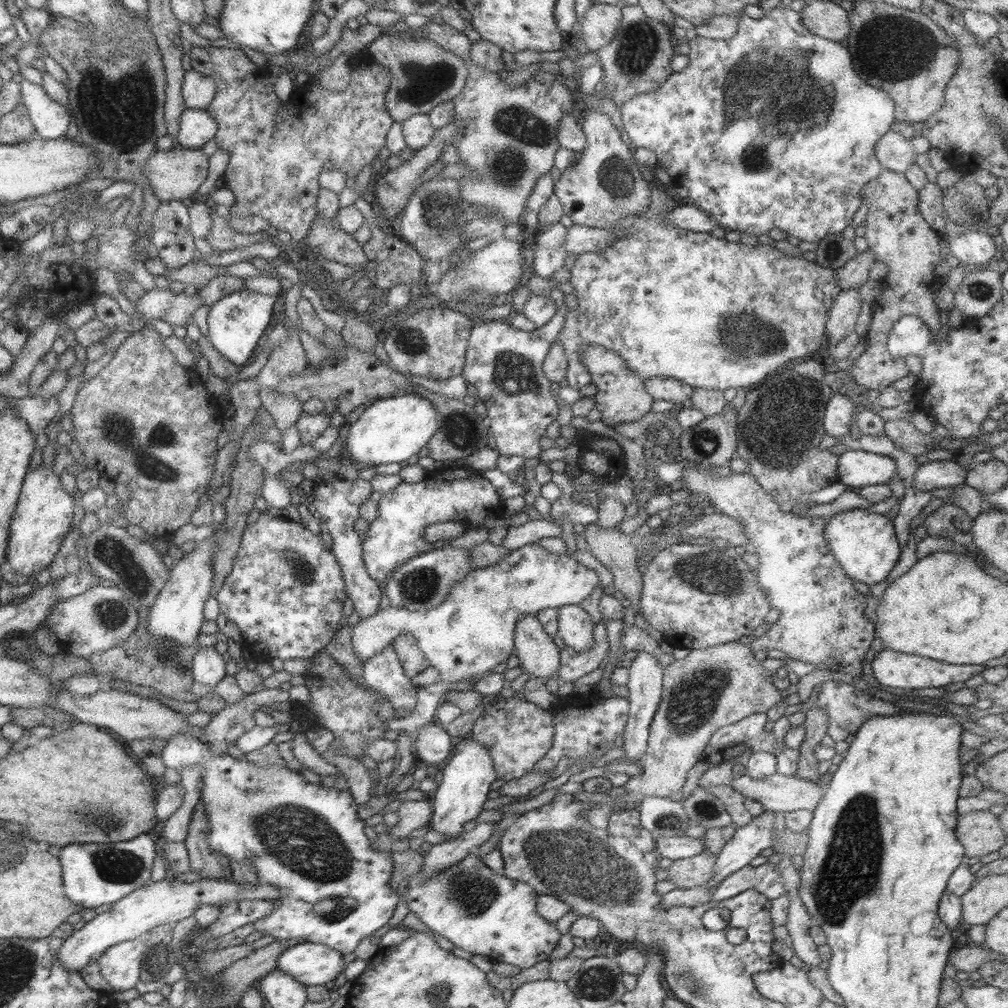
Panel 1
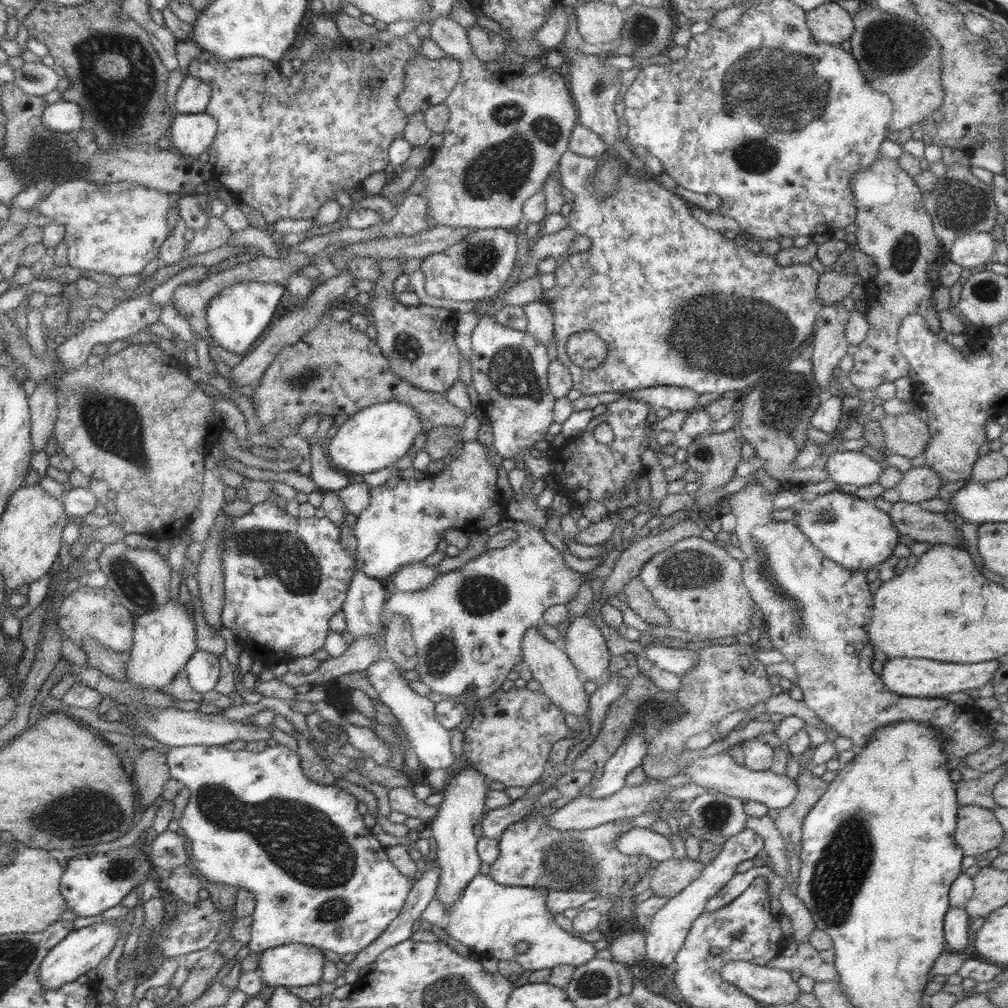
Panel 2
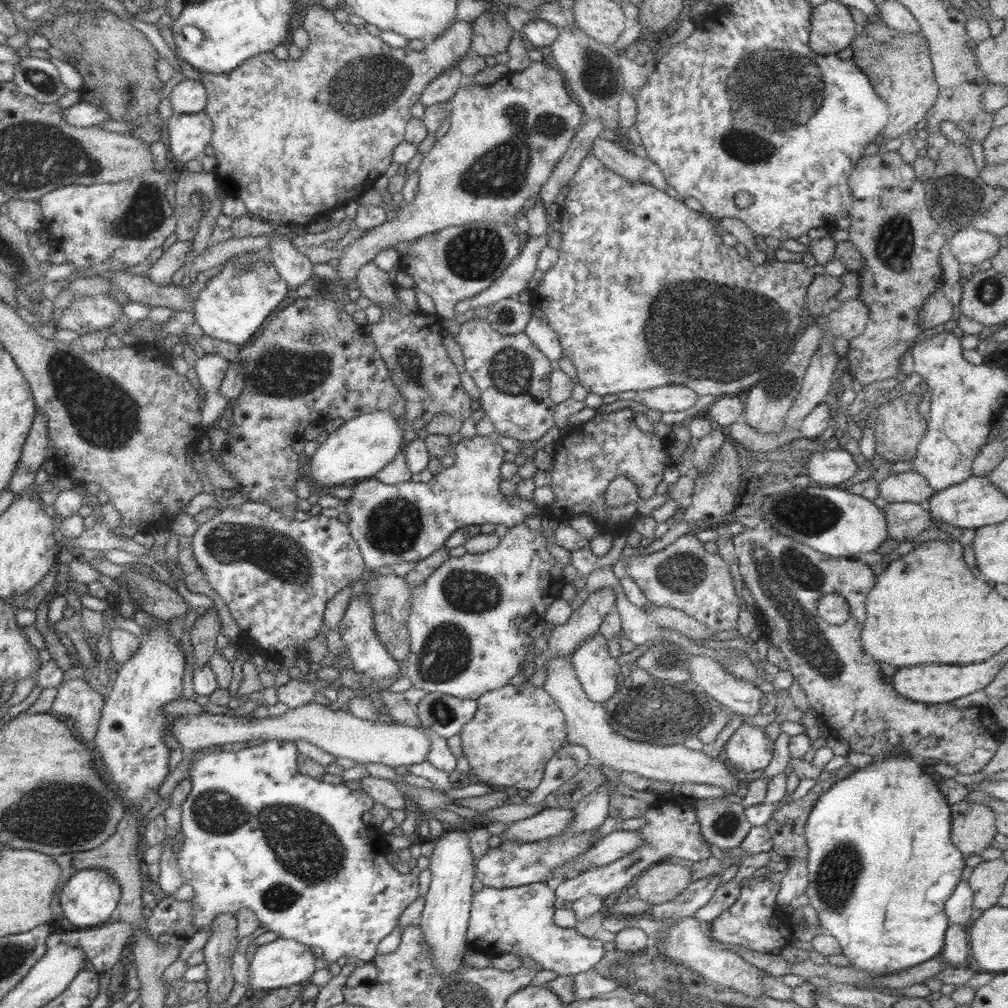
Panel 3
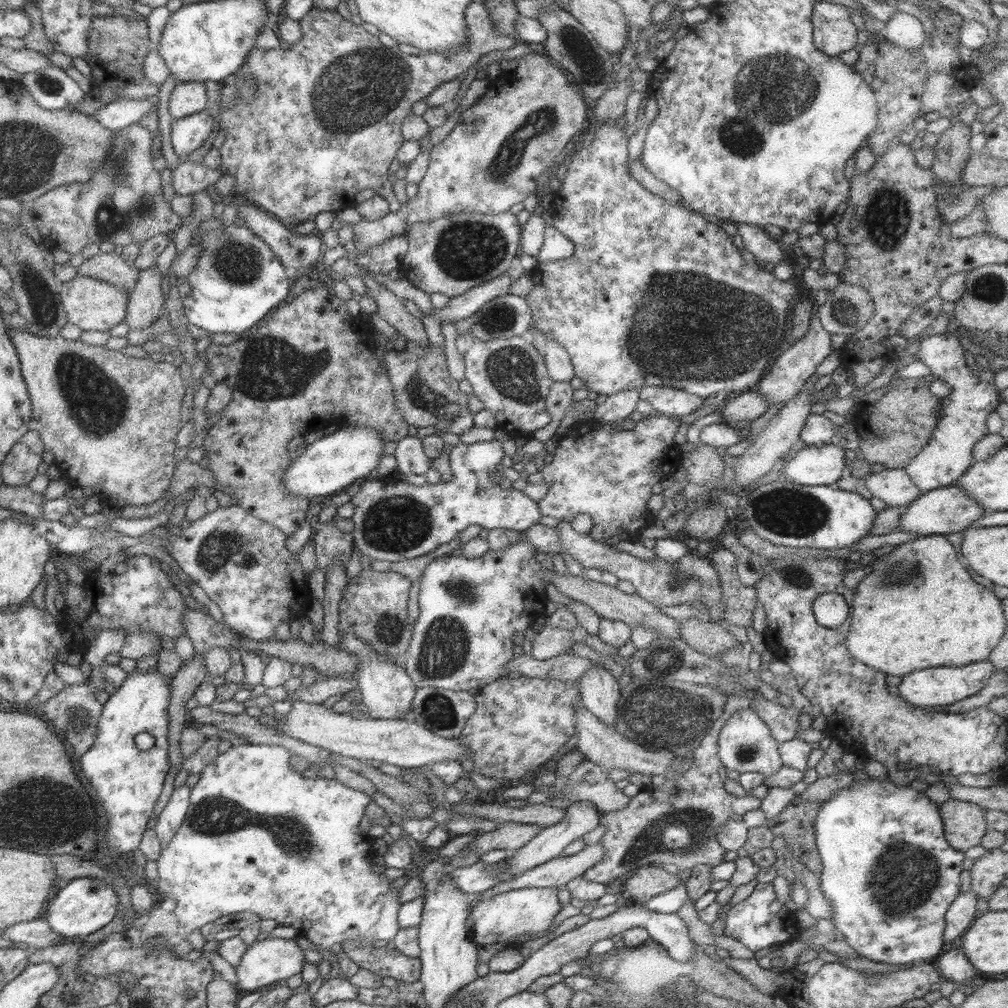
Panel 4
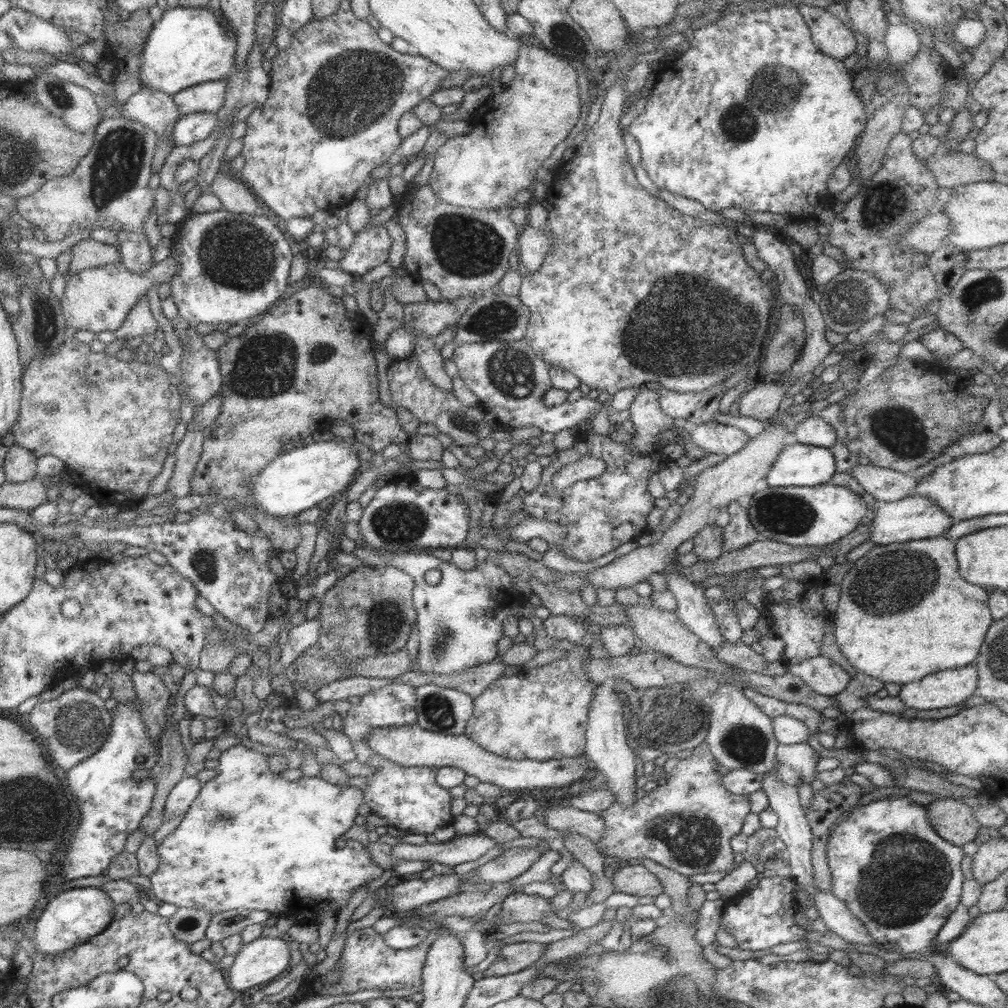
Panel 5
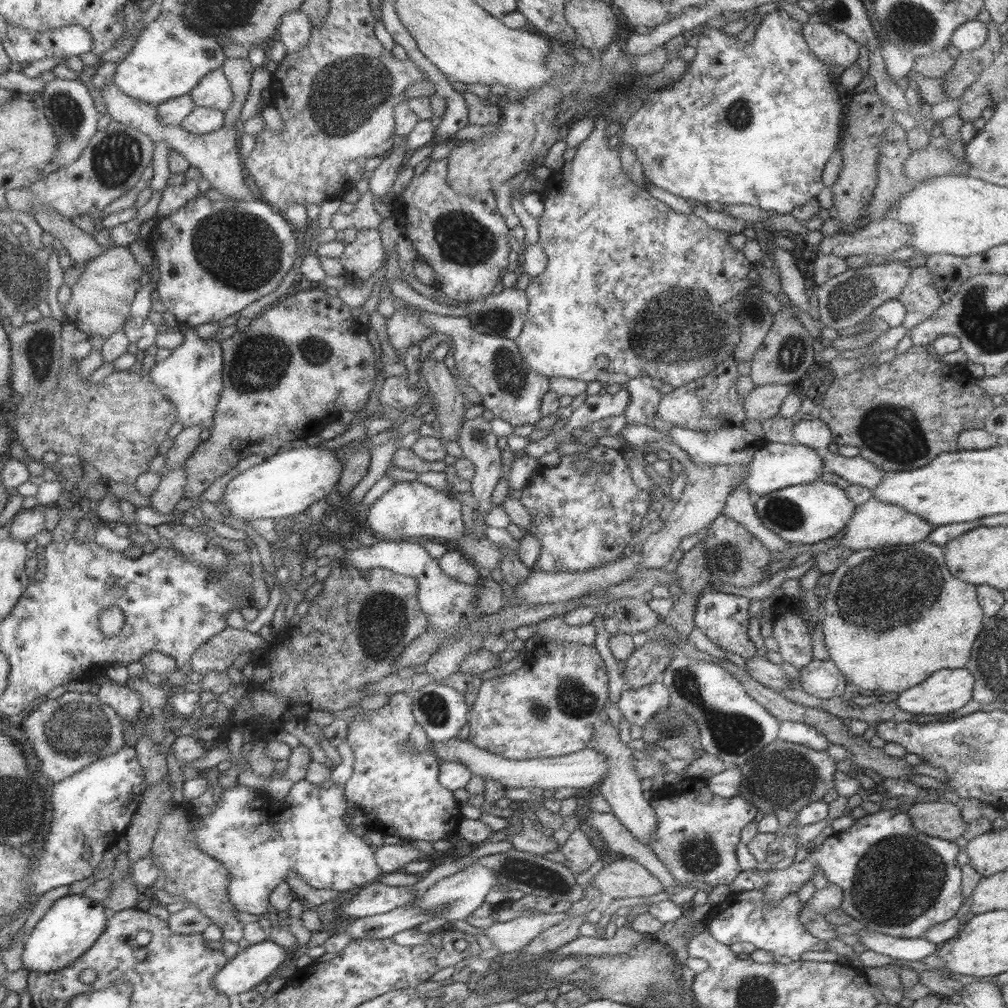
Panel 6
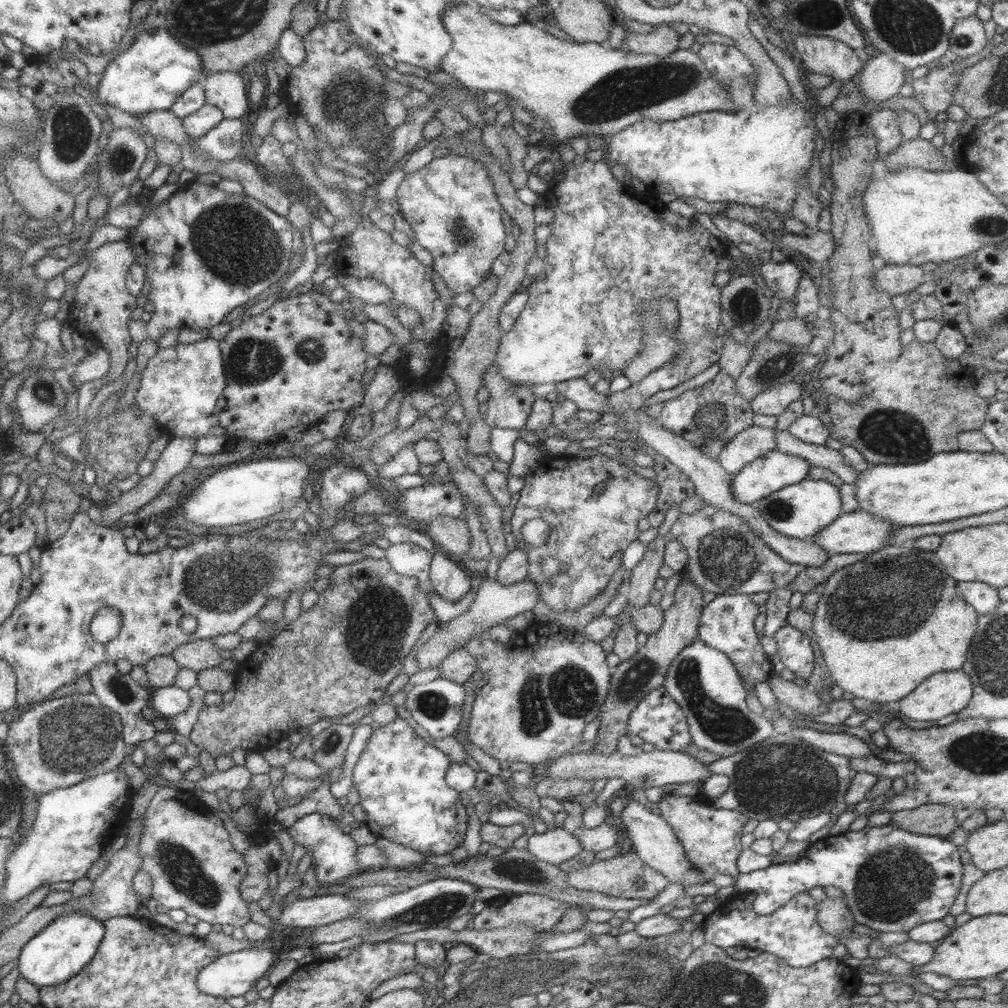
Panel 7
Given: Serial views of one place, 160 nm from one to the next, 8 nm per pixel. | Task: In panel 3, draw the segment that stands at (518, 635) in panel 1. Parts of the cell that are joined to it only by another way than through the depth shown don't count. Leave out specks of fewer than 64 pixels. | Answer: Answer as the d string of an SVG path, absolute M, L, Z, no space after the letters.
M553 656L544 667L546 675L542 687L563 713L567 744L578 744L585 748L595 764L609 766L620 772L635 772L653 781L719 786L725 793L740 788L739 781L727 770L721 757L713 758L700 750L689 750L682 743L658 745L637 742L615 733L607 722L602 704L587 698L569 658Z

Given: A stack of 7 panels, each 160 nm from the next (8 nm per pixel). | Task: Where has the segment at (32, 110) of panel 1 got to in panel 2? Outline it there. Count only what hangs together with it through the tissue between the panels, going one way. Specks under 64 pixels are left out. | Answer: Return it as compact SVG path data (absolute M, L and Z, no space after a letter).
M60 98L47 103L40 114L42 125L51 132L71 132L81 126L81 108L74 102Z

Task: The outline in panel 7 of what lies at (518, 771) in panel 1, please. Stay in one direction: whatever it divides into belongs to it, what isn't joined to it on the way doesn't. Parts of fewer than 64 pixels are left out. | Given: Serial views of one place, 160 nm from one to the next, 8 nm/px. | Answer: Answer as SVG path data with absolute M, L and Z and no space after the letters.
M552 619L543 626L539 628L533 628L533 630L521 629L518 632L514 632L511 636L512 641L509 644L496 644L491 643L490 640L480 640L480 639L469 639L464 645L465 650L475 658L477 661L477 668L479 672L482 673L482 678L487 680L485 685L485 690L478 692L472 702L472 708L470 710L470 715L468 716L468 724L466 726L466 736L468 740L473 743L477 748L480 748L483 752L489 754L493 758L500 760L502 762L526 762L527 764L535 765L544 760L556 759L564 752L575 748L581 740L581 732L583 732L583 727L587 722L595 719L600 713L602 704L606 699L606 694L609 690L609 680L611 675L611 668L608 668L605 664L606 654L601 649L598 642L593 642L588 638L583 638L581 634L573 632L564 628L557 628Z

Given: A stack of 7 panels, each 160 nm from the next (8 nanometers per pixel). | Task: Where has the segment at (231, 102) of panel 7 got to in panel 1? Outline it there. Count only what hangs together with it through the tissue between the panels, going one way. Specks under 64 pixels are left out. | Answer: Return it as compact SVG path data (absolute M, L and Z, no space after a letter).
M196 70L184 71L181 94L185 109L205 109L216 91L214 80Z

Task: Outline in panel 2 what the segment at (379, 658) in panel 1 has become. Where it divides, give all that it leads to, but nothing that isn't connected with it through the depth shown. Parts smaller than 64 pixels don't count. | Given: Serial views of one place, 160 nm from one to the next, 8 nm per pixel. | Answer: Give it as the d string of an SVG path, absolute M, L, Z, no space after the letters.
M385 656L373 661L365 669L364 675L373 690L376 690L378 700L389 708L392 716L395 716L398 724L402 727L406 736L405 740L409 740L411 750L416 754L418 762L424 771L435 770L436 768L444 769L453 764L454 757L449 747L451 734L448 729L443 728L434 719L434 702L417 694L409 686L408 681L401 676L401 671Z

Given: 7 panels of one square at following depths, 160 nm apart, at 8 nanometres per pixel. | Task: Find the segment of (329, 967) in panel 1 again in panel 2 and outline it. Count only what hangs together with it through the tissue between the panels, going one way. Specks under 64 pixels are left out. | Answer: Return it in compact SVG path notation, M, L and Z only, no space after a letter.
M283 944L263 950L258 974L264 985L297 987L319 984L325 958L321 949L305 944Z

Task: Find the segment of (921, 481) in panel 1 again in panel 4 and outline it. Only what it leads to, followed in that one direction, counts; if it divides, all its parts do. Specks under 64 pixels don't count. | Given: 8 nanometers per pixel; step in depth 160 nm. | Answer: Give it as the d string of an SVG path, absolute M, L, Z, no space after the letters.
M884 468L877 473L870 472L864 477L864 483L871 496L883 501L889 508L891 506L907 508L922 493L902 468Z

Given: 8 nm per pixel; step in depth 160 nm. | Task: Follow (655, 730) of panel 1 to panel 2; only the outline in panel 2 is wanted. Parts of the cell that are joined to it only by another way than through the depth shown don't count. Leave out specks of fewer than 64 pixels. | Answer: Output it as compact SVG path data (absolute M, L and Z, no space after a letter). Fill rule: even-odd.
M737 642L729 645L711 645L697 651L697 655L699 655L697 664L678 675L680 687L674 691L676 705L680 706L684 713L650 738L647 747L648 754L656 756L656 758L680 754L690 736L707 731L712 724L718 723L730 712L751 709L759 702L763 702L766 706L765 712L769 715L798 716L804 720L805 724L821 730L827 736L827 740L832 743L838 734L820 722L813 710L807 708L803 701L791 699L788 694L783 692L775 695L771 693L772 686L767 680L768 674L765 673L765 667L755 659L753 652L751 645ZM647 779L636 786L623 785L617 792L604 796L603 798L591 798L589 795L579 795L572 798L559 807L554 813L546 816L547 824L557 830L587 830L600 828L611 824L615 819L631 819L634 816L639 816L646 812L646 806L653 801L658 801L659 796L665 795L671 799L681 801L692 801L699 794L703 794L705 790L699 786L686 783L679 787L668 787L658 779Z

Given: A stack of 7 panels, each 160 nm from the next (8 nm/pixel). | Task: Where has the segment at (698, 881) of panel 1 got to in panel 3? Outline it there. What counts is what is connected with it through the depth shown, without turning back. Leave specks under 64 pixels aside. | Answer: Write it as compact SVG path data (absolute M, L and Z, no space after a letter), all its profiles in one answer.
M665 861L641 872L629 890L636 899L656 905L672 901L691 882L689 864Z

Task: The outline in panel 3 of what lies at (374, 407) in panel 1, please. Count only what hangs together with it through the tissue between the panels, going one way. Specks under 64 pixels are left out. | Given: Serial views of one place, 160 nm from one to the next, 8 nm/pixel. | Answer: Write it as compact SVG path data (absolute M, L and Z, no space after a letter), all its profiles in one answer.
M385 410L349 418L319 444L311 456L310 467L304 466L303 479L309 484L328 487L353 484L373 477L403 448L404 427L406 426L401 419L393 418Z

